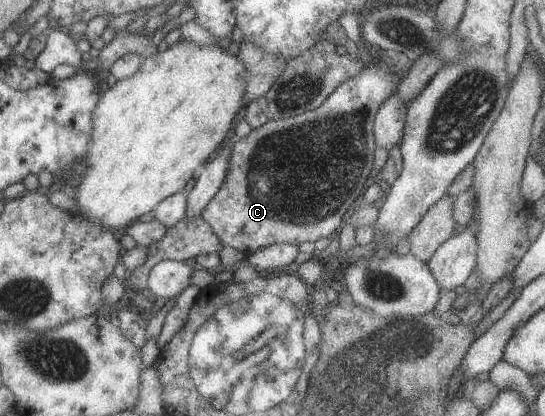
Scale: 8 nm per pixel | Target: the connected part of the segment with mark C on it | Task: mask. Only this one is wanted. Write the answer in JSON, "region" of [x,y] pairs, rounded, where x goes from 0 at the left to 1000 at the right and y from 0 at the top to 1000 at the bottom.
{"region":[[[683,149],[683,154],[670,156],[653,188],[639,188],[635,197],[628,197],[604,236],[578,264],[558,269],[554,276],[534,281],[532,286],[508,286],[488,293],[473,310],[462,310],[451,332],[429,334],[429,351],[426,351],[426,370],[422,370],[422,399],[418,399],[418,418],[411,433],[411,442],[398,466],[382,486],[382,495],[371,505],[371,526],[389,548],[389,558],[400,567],[400,577],[407,582],[409,594],[420,591],[448,611],[450,620],[462,613],[470,601],[490,596],[503,587],[528,587],[547,594],[558,582],[580,584],[589,572],[604,572],[617,553],[624,550],[628,538],[628,522],[635,514],[644,490],[659,474],[675,423],[683,413],[686,397],[686,370],[692,356],[688,341],[688,325],[684,317],[684,296],[701,245],[728,226],[730,202],[734,202],[738,183],[719,173],[716,159],[708,149]]]}

